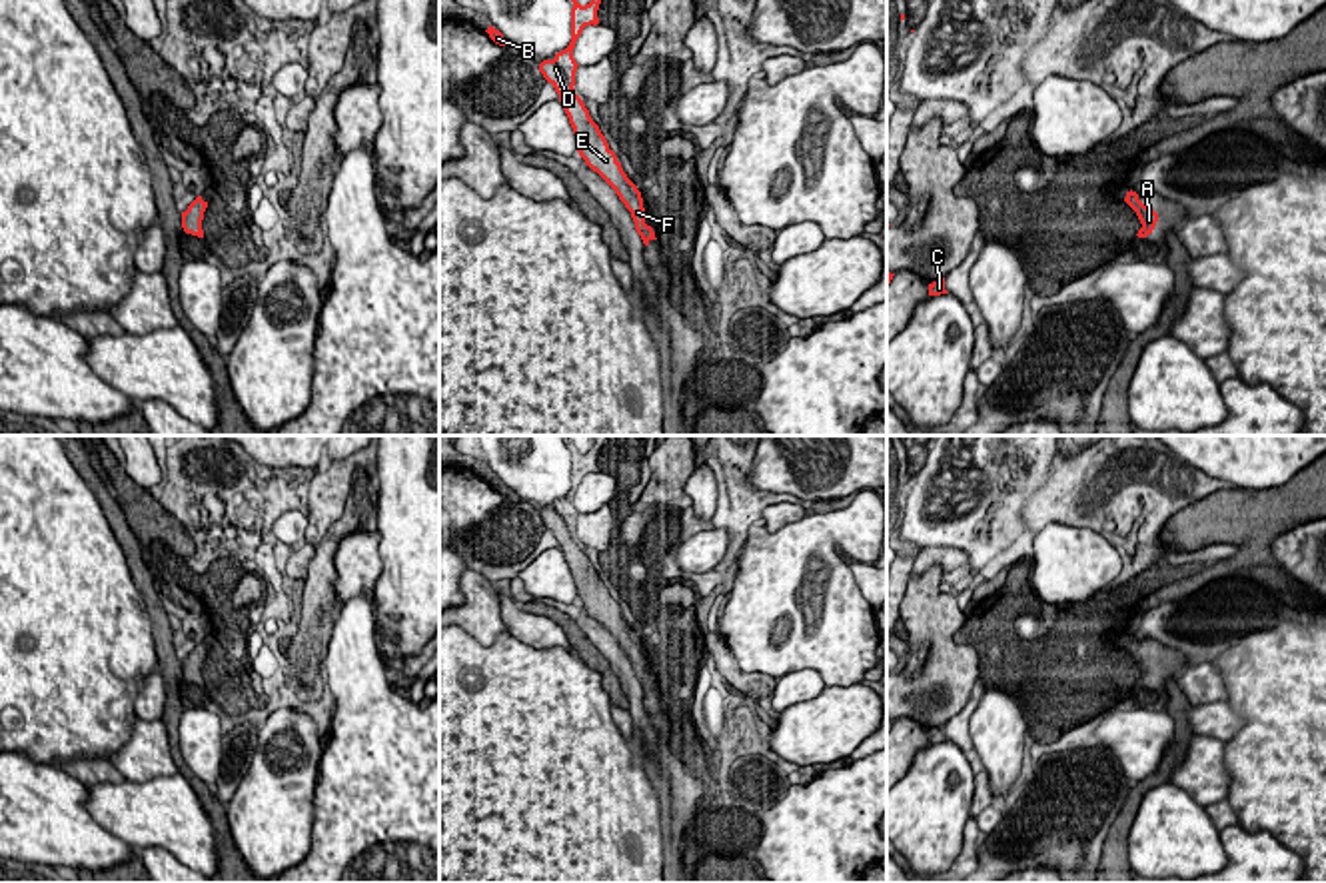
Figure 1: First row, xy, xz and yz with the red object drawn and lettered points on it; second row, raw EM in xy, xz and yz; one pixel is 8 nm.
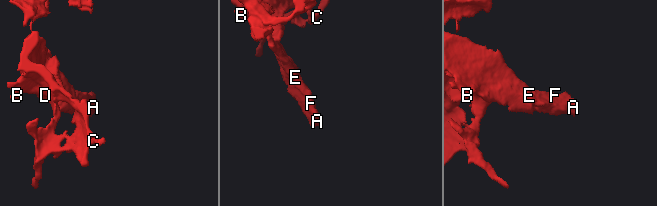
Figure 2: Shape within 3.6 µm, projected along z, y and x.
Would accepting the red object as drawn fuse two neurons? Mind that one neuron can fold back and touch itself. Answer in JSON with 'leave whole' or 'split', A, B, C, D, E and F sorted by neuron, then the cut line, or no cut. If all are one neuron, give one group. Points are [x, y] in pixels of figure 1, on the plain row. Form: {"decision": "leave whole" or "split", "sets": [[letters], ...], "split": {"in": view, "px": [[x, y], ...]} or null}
{"decision": "leave whole", "sets": [["A", "B", "C", "D", "E", "F"]], "split": null}

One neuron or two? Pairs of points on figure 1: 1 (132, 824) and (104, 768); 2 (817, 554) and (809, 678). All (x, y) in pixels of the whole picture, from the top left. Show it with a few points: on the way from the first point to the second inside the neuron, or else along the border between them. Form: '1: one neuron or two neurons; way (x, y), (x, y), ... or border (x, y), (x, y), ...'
1: two neurons; border (126, 780), (88, 788)
2: two neurons; border (777, 680), (791, 672), (813, 668), (825, 686)

